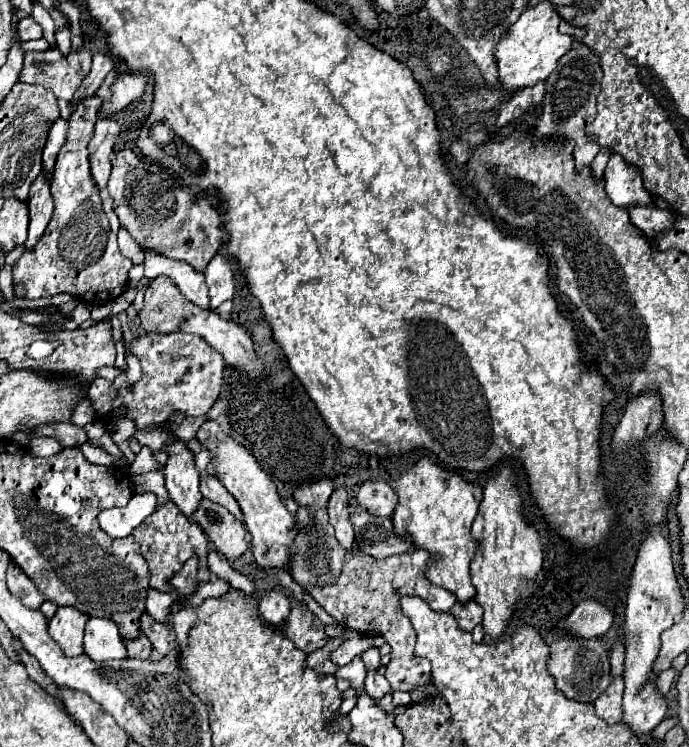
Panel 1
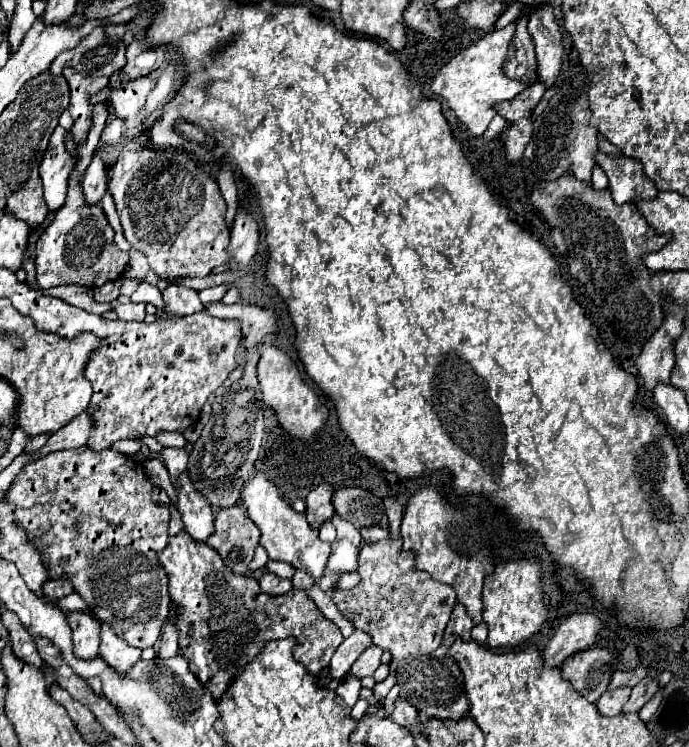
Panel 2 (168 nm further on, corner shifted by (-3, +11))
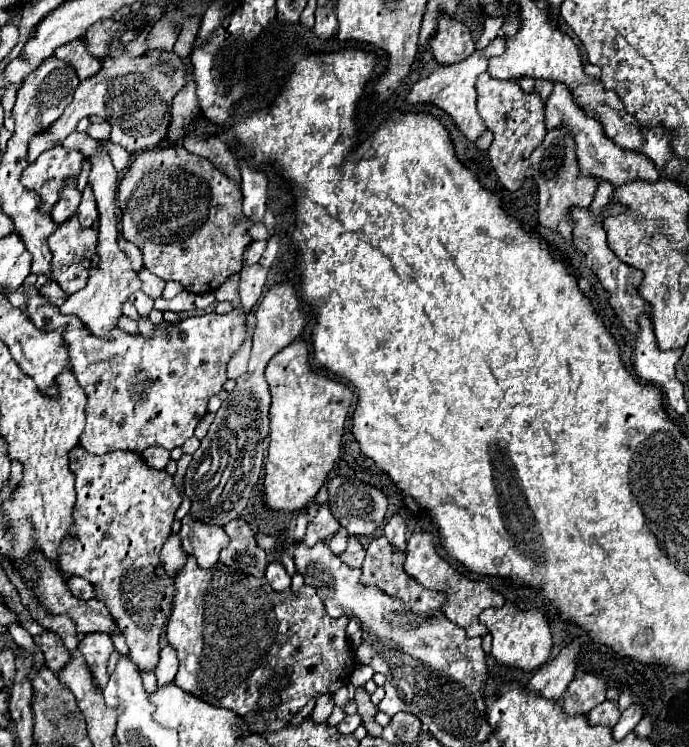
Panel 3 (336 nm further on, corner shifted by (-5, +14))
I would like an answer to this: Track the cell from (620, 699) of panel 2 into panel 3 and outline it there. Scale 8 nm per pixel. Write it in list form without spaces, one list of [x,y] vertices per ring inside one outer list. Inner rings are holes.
[[[603,701],[601,705],[597,705],[595,709],[589,711],[587,715],[587,723],[589,725],[603,725],[603,727],[615,727],[615,723],[619,721],[621,711],[617,707],[615,701]]]

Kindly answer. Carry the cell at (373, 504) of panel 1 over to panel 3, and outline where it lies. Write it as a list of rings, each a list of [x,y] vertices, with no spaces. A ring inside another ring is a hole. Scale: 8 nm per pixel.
[[[393,515],[389,519],[389,523],[385,525],[383,535],[393,545],[393,549],[397,549],[397,551],[407,549],[407,527],[405,527],[405,521],[399,515]]]

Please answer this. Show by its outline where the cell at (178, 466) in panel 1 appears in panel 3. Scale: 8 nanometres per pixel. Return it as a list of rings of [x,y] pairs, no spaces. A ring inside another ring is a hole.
[[[181,521],[183,527],[179,531],[181,547],[187,555],[197,559],[201,569],[211,569],[219,561],[221,549],[229,545],[229,537],[221,527],[197,525],[197,521]]]

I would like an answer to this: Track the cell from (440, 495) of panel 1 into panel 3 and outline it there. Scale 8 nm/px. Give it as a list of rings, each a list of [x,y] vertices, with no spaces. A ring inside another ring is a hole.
[[[415,533],[411,535],[411,539],[407,541],[407,561],[405,561],[405,571],[419,581],[425,589],[433,589],[433,591],[441,591],[447,595],[445,605],[441,607],[441,611],[445,613],[445,617],[449,621],[453,621],[455,625],[463,627],[467,631],[469,637],[483,637],[487,633],[487,627],[479,623],[479,613],[489,609],[489,607],[501,607],[505,603],[505,599],[493,591],[485,581],[471,581],[463,575],[459,575],[447,561],[441,561],[441,557],[437,555],[431,535],[429,533]]]

